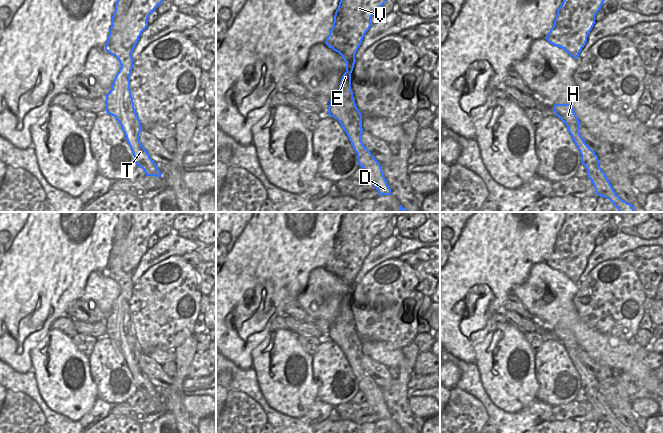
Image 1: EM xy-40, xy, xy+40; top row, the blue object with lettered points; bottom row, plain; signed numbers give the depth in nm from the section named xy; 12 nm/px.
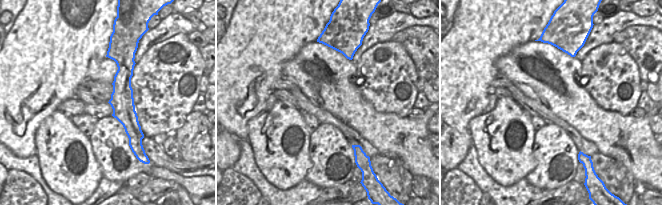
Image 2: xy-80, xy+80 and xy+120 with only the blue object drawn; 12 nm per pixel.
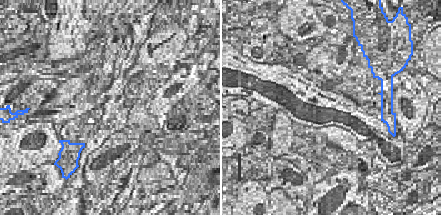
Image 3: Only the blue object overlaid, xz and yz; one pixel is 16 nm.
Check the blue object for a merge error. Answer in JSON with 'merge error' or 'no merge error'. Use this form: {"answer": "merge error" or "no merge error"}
{"answer": "merge error"}

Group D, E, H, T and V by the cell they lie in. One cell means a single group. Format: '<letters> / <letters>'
D E H T / V

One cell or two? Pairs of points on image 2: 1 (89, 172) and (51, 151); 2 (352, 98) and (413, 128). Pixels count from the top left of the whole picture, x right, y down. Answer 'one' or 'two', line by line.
1: one
2: one

